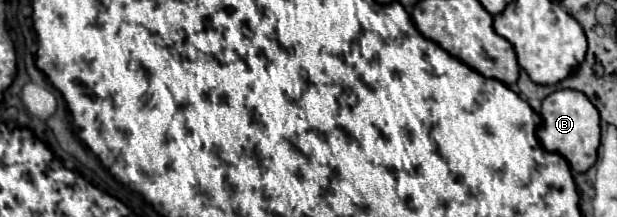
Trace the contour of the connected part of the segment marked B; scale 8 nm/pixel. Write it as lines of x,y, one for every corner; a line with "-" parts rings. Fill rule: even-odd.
574,89
554,91
542,101
540,119
542,123
536,135
546,151
562,155
574,173
584,173
594,165
596,151
600,145
600,119
596,107
586,99
584,93

